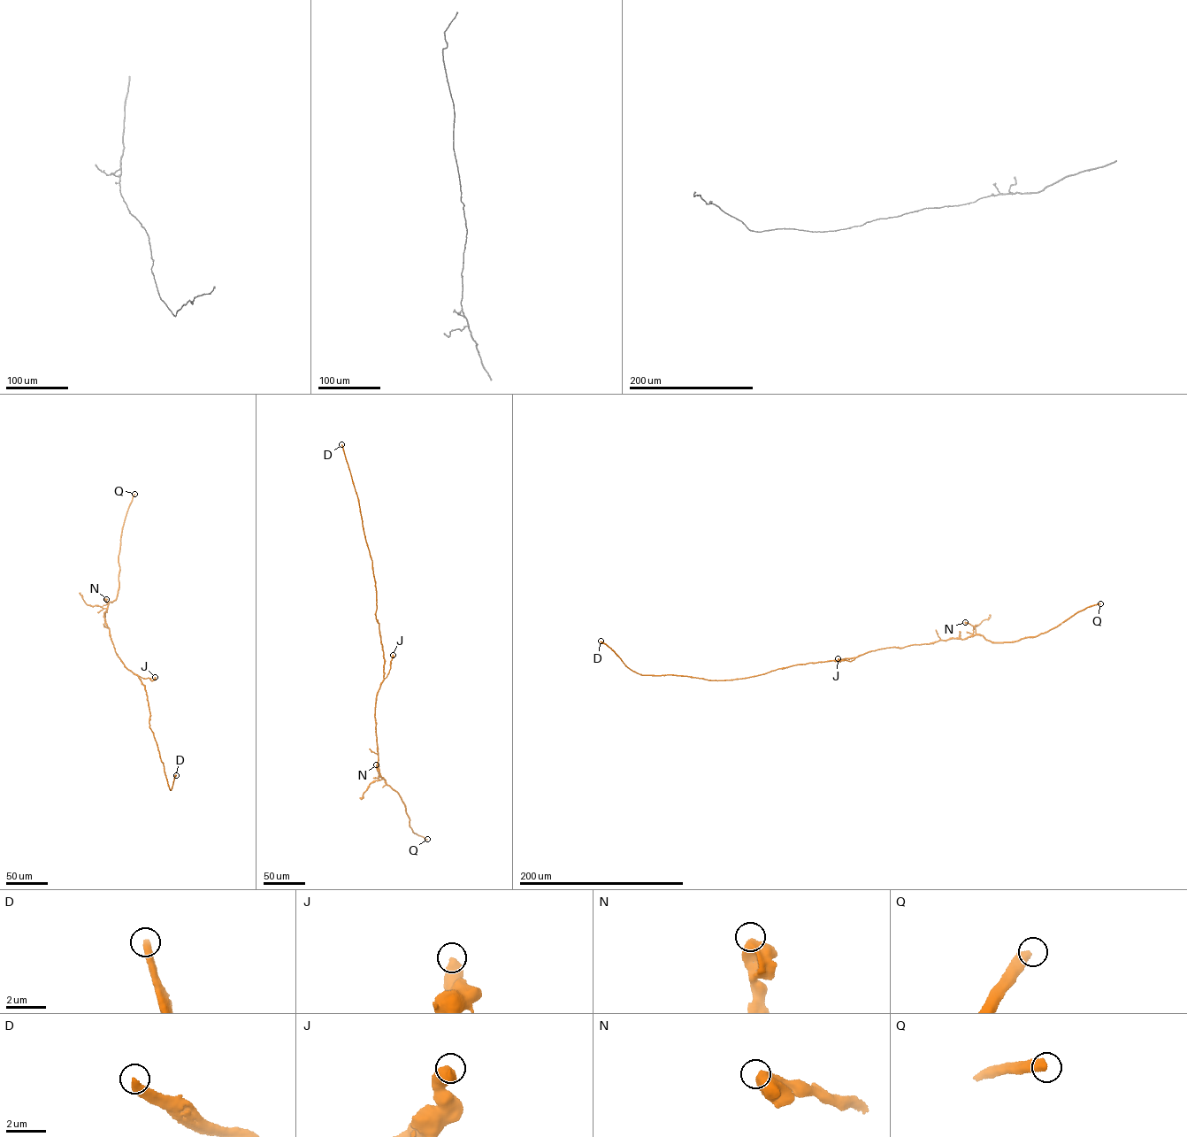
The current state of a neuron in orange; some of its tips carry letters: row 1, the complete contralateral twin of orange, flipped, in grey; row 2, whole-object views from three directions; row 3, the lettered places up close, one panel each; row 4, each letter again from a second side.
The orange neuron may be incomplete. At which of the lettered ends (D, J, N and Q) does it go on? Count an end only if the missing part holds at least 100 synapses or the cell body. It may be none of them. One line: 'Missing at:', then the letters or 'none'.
Missing at: D

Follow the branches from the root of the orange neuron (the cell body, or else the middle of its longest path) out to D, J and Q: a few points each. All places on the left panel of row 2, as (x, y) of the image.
D: (138, 676), (146, 692), (149, 726), (171, 790), (176, 775)
J: (138, 676), (152, 680), (155, 677)
Q: (138, 676), (126, 667), (116, 653), (104, 618), (108, 603), (117, 597), (121, 531), (134, 494)

